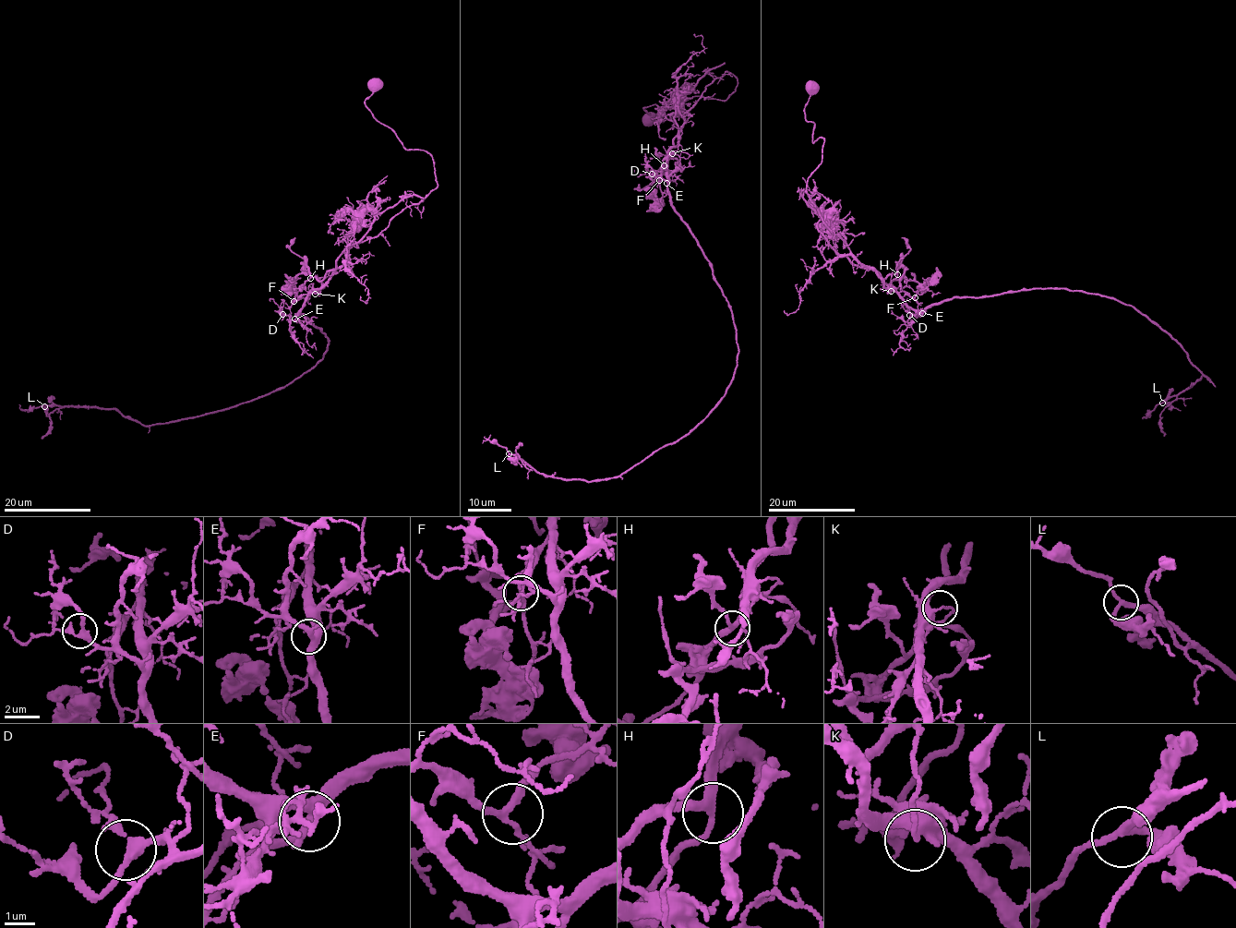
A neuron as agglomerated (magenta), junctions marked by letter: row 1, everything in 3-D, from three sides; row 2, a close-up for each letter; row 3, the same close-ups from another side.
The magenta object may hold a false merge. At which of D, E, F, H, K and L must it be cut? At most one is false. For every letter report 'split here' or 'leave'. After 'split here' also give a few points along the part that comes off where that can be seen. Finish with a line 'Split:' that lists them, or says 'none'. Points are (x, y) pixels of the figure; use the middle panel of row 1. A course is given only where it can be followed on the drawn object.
D: leave
E: leave
F: leave
H: leave
K: split here; foreign part runs (672, 153), (668, 157), (678, 133), (675, 104), (689, 86), (689, 92), (670, 101), (657, 123), (666, 139)
L: leave
Split: K

